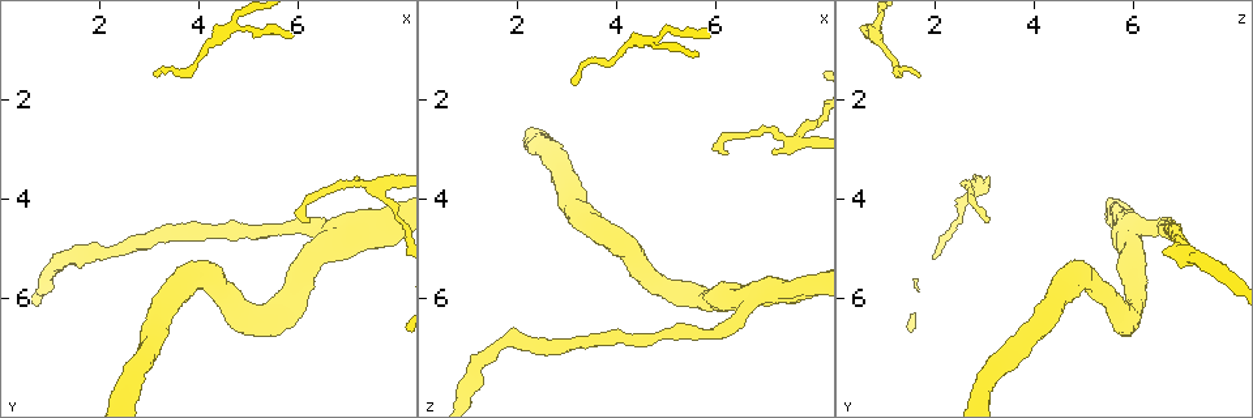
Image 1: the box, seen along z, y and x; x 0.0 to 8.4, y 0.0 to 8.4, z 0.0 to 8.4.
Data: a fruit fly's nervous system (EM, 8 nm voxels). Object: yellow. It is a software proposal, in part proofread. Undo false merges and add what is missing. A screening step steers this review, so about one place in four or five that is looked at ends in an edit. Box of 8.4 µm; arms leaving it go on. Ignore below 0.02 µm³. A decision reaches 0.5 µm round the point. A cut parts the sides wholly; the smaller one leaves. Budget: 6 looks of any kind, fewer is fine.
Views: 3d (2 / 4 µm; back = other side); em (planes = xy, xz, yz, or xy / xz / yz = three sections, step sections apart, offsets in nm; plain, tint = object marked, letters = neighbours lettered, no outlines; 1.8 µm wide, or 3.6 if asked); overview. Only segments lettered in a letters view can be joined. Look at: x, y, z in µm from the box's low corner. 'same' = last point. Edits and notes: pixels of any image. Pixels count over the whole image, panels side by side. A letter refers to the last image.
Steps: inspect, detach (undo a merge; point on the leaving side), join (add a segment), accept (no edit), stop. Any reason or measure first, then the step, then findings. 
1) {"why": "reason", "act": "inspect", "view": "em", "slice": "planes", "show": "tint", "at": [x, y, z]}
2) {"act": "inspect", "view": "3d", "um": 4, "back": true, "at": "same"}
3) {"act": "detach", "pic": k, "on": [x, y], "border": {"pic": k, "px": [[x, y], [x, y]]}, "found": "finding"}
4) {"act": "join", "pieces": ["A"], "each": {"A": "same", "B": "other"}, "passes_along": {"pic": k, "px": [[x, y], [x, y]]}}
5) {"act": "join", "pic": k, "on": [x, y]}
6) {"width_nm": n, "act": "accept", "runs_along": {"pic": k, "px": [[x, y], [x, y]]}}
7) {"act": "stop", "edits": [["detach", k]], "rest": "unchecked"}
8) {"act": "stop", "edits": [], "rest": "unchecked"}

{"why": "tapers out", "act": "inspect", "view": "em", "slice": "xz", "step": 16, "show": "tint", "at": [6.25, 4.40, 3.15]}

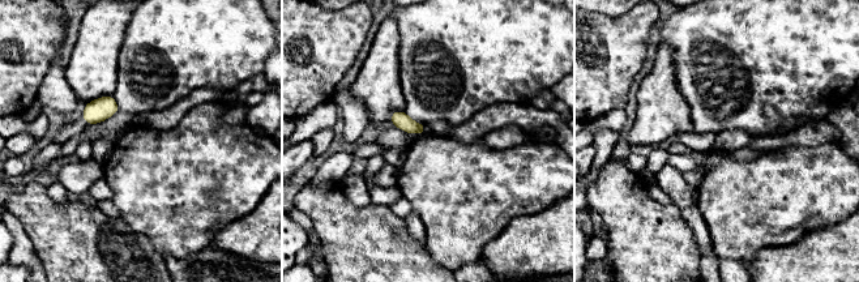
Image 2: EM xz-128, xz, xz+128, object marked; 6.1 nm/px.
{"act": "inspect", "view": "em", "slice": "planes", "show": "letters", "at": "same"}

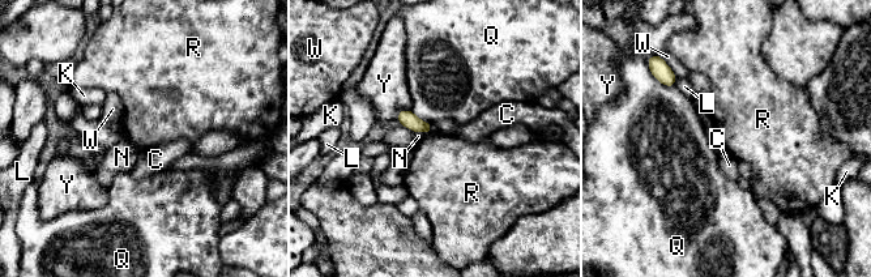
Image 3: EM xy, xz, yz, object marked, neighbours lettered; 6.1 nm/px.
{"width_nm": 90, "act": "accept", "each": {"C": "other", "K": "other", "L": "other", "N": "other", "Q": "other", "R": "other", "W": "other", "Y": "other"}, "border": {"pic": 3, "px": [[432, 131], [425, 133]]}, "found": "none of them fits"}

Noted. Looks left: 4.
{"why": "tapers out", "act": "inspect", "view": "em", "slice": "planes", "show": "letters", "at": [5.95, 0.75, 0.75]}

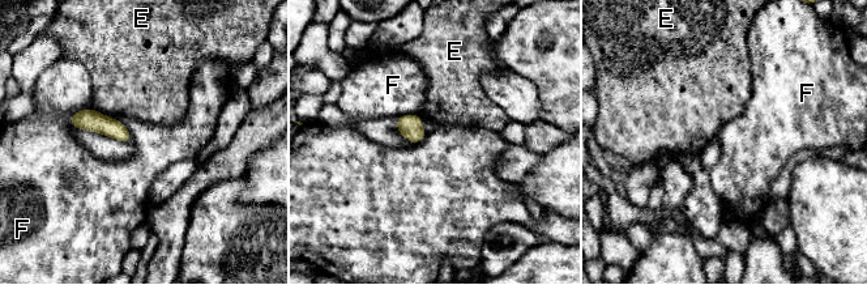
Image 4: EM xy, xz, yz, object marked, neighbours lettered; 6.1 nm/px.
{"longest_contact_nm": ["F", 180], "act": "accept", "each": {"E": "other", "F": "other"}, "border": {"pic": 4, "px": [[93, 109], [77, 110], [72, 127]]}, "found": "no lettered segment goes on from it"}

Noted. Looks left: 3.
{"why": "side arm on a straight run", "act": "inspect", "view": "em", "um": 3.6, "slice": "planes", "show": "tint", "at": [6.75, 4.70, 6.00]}

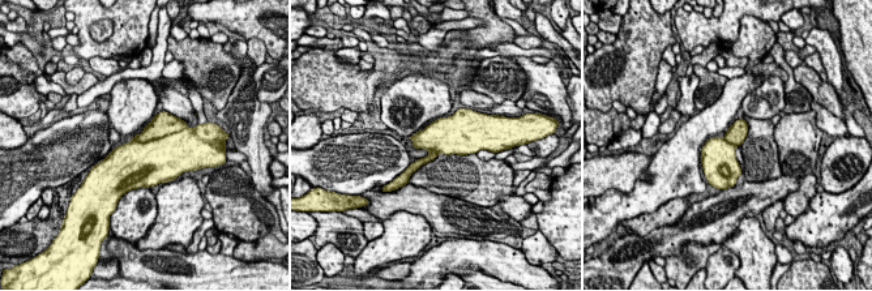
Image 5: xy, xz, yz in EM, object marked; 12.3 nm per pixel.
{"why": "what lies round it", "act": "inspect", "view": "em", "um": 3.6, "slice": "planes", "show": "letters", "at": "same"}

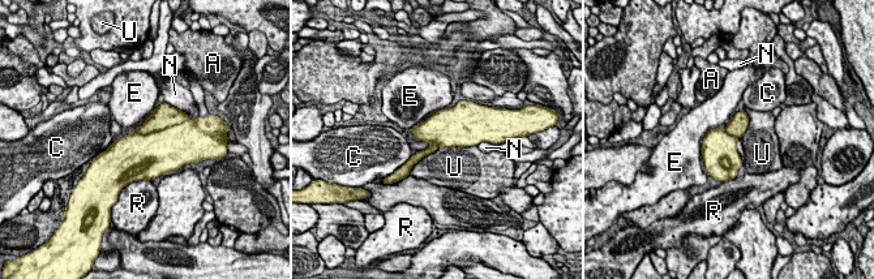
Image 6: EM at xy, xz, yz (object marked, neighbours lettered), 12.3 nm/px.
{"width_nm": 380, "longest_contact_nm": ["U", 900], "act": "accept", "each": {"A": "other", "C": "other", "E": "other", "N": "other", "R": "other", "U": "other"}, "found": "all the same neuron"}

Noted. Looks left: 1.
{"act": "stop", "edits": [], "rest": "unchecked"}

